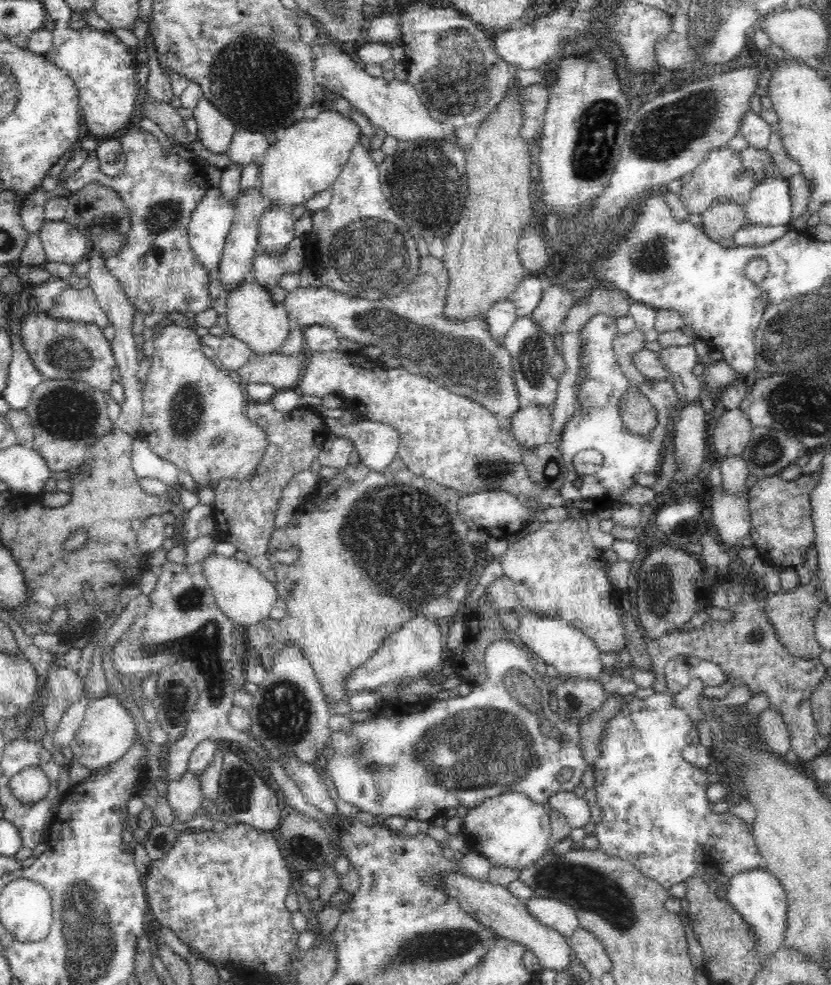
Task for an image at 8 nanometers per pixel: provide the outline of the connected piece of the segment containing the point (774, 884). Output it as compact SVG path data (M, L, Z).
M752 868L736 872L726 882L726 901L730 906L735 907L742 915L742 918L755 931L755 938L758 938L758 945L755 950L764 956L764 965L774 952L783 946L783 940L787 933L786 912L788 903L786 893L780 881L768 870Z

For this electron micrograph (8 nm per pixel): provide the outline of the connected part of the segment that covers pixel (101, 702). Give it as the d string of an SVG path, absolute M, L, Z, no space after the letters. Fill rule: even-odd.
M108 691L108 694L99 699L92 699L87 706L82 726L70 742L73 752L73 763L87 769L102 769L104 766L116 763L133 744L136 738L136 722L128 707L120 703L120 697L116 692Z

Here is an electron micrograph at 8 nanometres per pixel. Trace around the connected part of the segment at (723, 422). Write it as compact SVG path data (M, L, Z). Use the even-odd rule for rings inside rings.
M739 407L732 410L719 409L717 423L710 430L711 444L721 458L742 456L751 439L752 422Z

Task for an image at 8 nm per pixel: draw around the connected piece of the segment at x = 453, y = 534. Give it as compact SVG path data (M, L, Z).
M396 456L388 468L382 472L370 470L361 462L358 466L346 465L344 470L340 470L338 478L328 480L326 486L318 488L314 494L310 494L310 500L306 504L299 506L298 511L292 516L292 519L286 524L283 530L274 530L271 534L270 544L268 546L269 555L272 556L276 550L288 552L294 546L300 549L300 558L292 565L273 564L273 570L277 576L275 587L277 595L284 599L287 604L287 614L280 621L274 621L268 618L259 624L248 627L248 644L247 648L253 653L260 656L265 670L274 664L276 660L276 651L286 648L286 646L297 646L304 651L305 657L313 666L317 681L320 683L321 691L325 699L329 702L347 702L350 700L352 692L344 687L346 676L362 666L374 654L376 648L380 648L380 642L384 639L384 634L392 633L392 629L400 630L401 627L416 618L416 616L428 616L434 621L438 621L440 626L446 627L451 620L446 620L446 616L453 618L459 613L458 608L468 596L468 584L470 584L470 574L474 570L474 556L476 548L466 540L466 532L470 532L468 526L458 518L459 498L456 496L456 490L442 488L434 482L428 482L423 477L414 474L405 464L404 461Z

